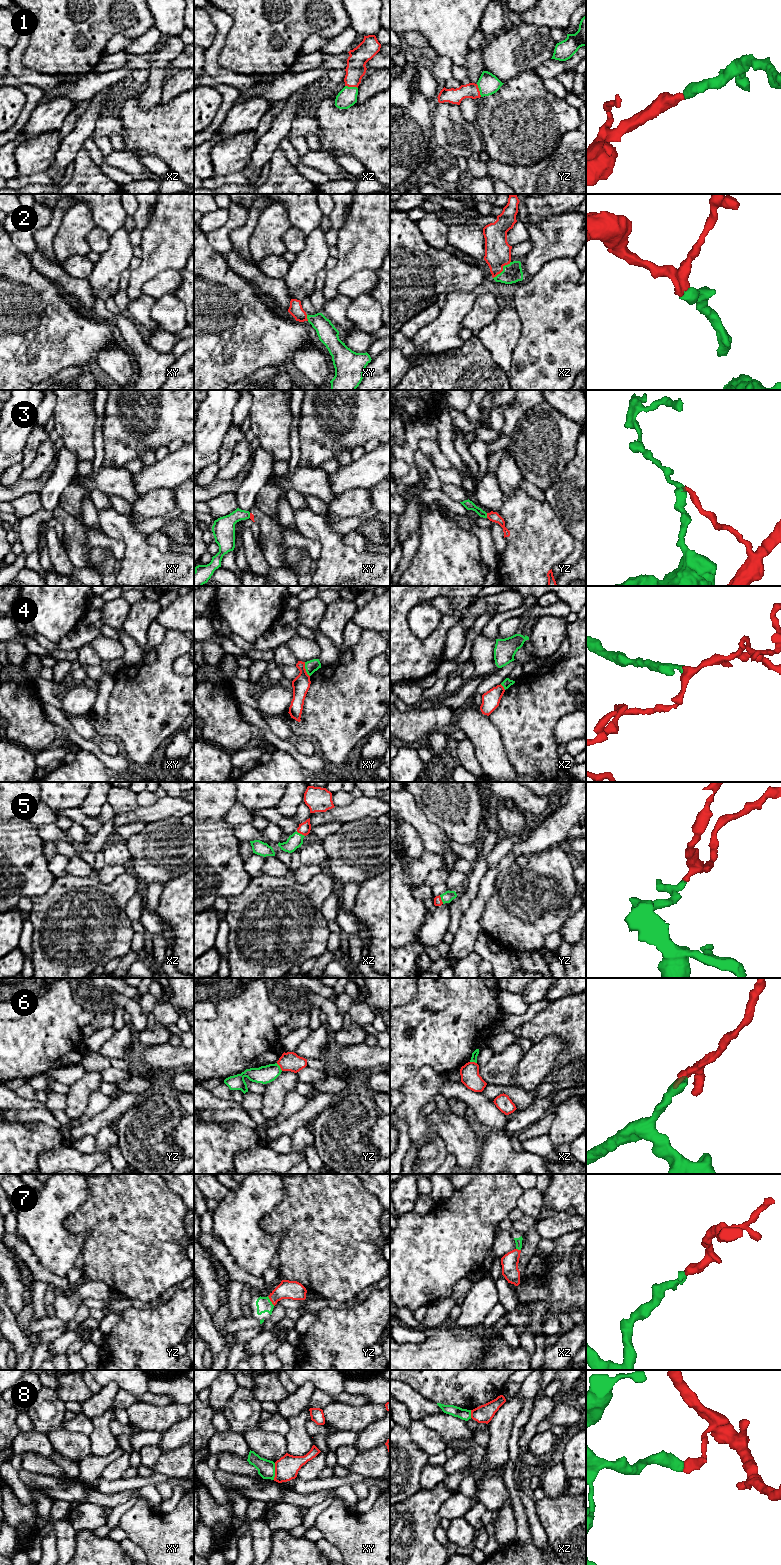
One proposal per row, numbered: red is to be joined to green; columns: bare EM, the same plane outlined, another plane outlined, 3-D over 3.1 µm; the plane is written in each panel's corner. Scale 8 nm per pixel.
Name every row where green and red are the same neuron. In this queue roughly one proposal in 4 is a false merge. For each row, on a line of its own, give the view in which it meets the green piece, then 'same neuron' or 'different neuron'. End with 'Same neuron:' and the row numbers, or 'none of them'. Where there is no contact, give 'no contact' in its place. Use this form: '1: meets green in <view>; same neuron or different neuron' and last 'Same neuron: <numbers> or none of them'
1: meets green in xz; same neuron
2: meets green in xz; same neuron
3: meets green in yz; different neuron
4: meets green in xy; different neuron
5: meets green in yz; same neuron
6: meets green in yz; different neuron
7: meets green in yz; same neuron
8: meets green in xy; different neuron
Same neuron: 1, 2, 5, 7

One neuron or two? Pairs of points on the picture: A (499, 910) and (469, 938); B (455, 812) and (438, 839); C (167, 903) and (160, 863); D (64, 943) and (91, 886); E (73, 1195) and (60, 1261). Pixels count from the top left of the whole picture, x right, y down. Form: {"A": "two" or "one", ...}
{"A": "two", "B": "two", "C": "two", "D": "one", "E": "one"}

